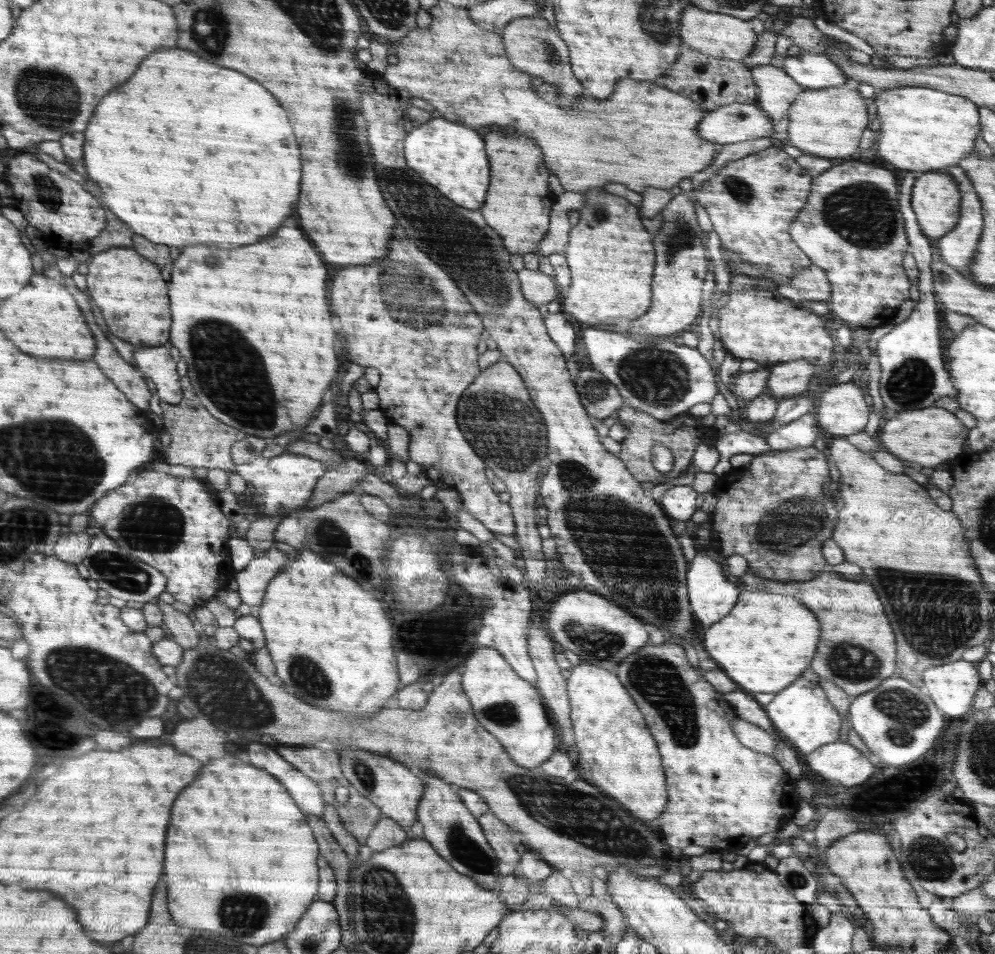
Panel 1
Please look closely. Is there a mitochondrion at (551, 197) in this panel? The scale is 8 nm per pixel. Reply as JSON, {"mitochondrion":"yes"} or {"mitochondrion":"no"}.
{"mitochondrion":"no"}

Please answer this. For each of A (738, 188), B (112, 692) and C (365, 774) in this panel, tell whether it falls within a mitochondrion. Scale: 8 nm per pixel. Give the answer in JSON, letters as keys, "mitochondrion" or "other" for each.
{"A":"mitochondrion","B":"mitochondrion","C":"mitochondrion"}

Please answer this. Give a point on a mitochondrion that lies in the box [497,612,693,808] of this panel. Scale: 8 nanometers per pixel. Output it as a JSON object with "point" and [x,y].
{"point":[599,643]}

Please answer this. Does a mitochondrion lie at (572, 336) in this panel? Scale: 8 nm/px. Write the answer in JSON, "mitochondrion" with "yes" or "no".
{"mitochondrion":"no"}

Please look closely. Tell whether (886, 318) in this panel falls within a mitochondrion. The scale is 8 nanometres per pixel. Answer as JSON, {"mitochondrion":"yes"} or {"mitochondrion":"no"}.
{"mitochondrion":"no"}

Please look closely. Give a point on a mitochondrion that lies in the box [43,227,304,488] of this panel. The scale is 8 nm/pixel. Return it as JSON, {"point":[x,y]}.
{"point":[230,372]}

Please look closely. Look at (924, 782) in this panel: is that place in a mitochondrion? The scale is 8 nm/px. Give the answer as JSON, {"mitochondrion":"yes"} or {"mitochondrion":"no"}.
{"mitochondrion":"no"}

